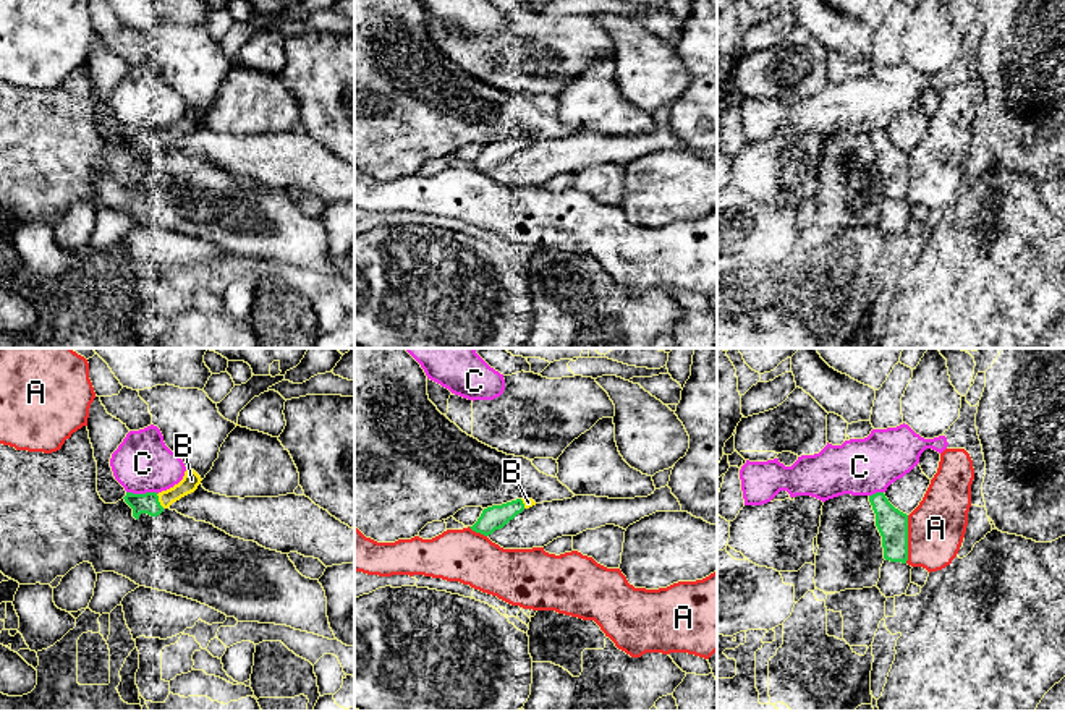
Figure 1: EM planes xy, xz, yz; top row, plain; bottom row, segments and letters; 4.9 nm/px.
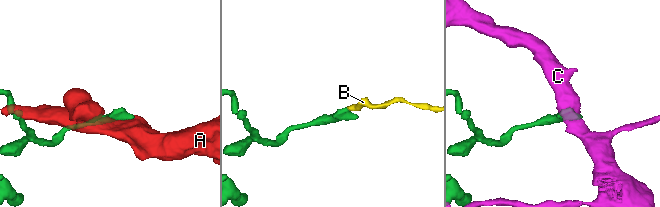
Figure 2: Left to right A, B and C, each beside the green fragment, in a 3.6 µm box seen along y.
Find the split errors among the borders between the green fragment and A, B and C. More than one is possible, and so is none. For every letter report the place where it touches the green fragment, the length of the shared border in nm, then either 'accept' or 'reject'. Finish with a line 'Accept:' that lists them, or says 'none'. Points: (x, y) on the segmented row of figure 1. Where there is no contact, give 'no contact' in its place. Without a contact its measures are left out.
A: yz (907, 540) | 240 nm | reject
B: xy (157, 501) | 80 nm | accept
C: xy (143, 494) | 160 nm | reject
Accept: B

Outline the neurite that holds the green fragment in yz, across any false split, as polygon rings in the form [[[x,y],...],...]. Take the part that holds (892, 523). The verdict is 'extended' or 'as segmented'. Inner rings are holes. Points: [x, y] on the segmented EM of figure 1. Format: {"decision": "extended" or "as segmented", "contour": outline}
{"decision": "as segmented", "contour": [[[884,492],[869,496],[876,513],[876,526],[882,536],[884,559],[906,564],[908,560],[908,515],[895,509]]]}

